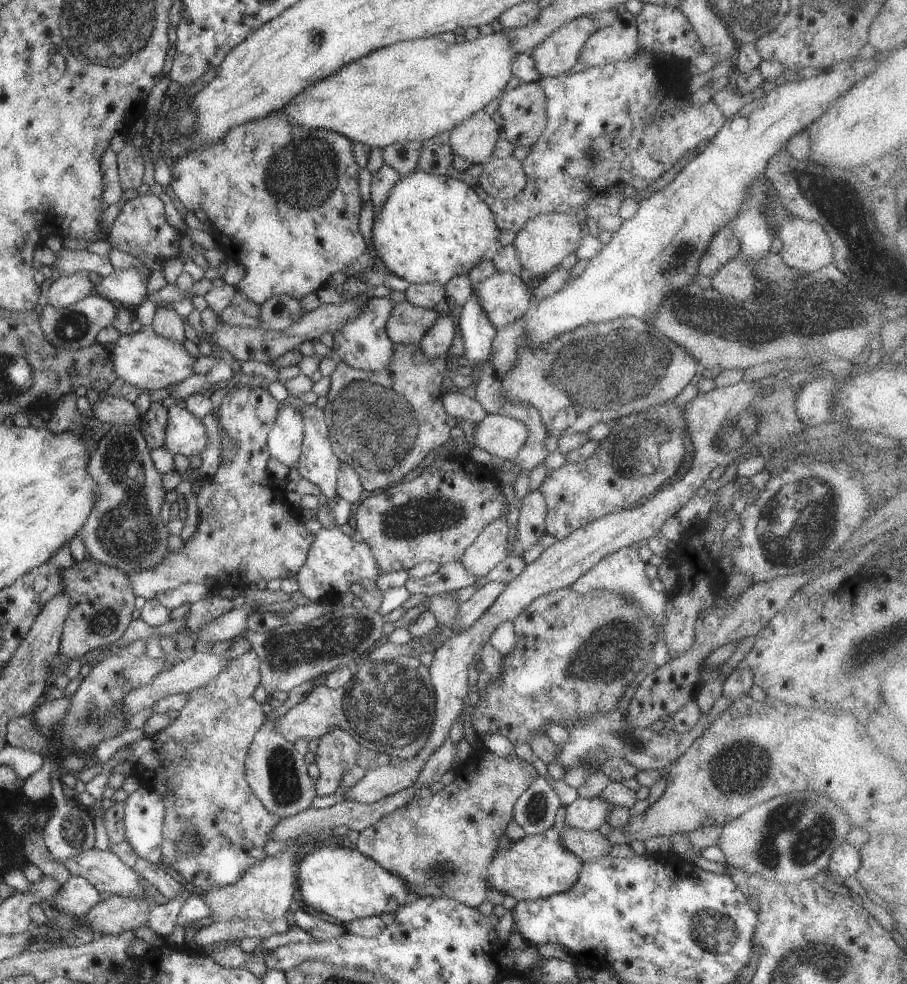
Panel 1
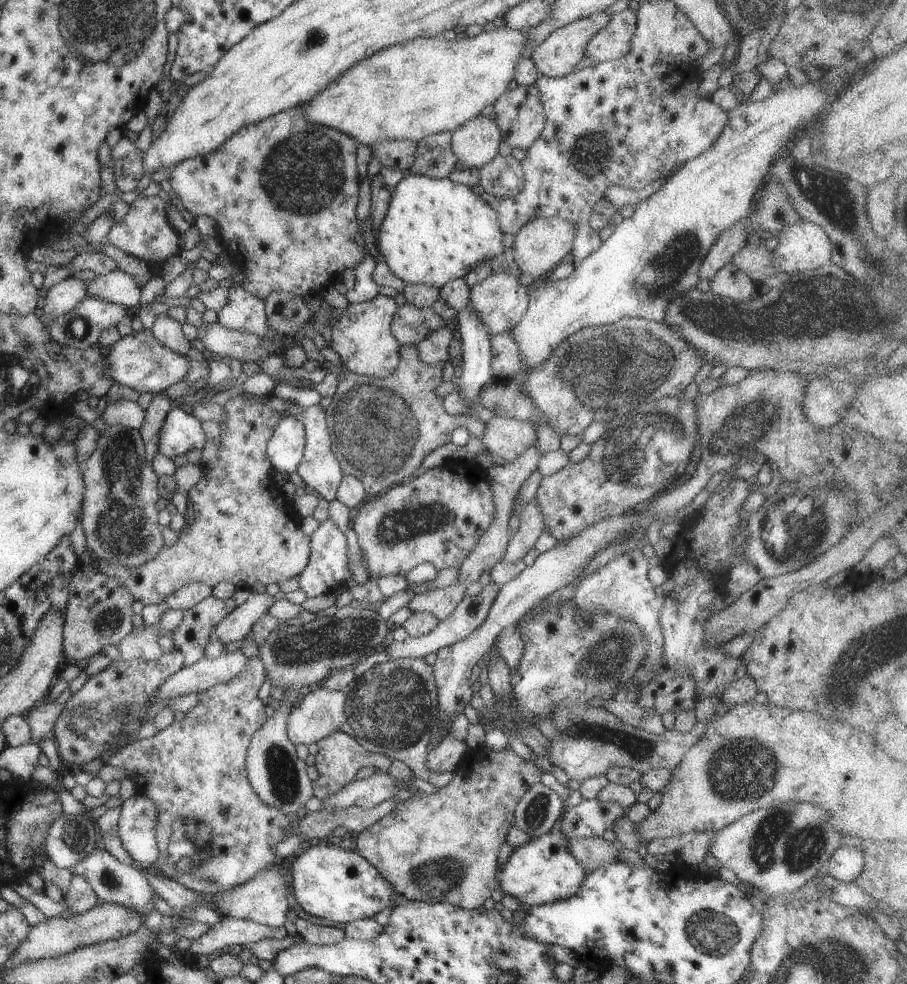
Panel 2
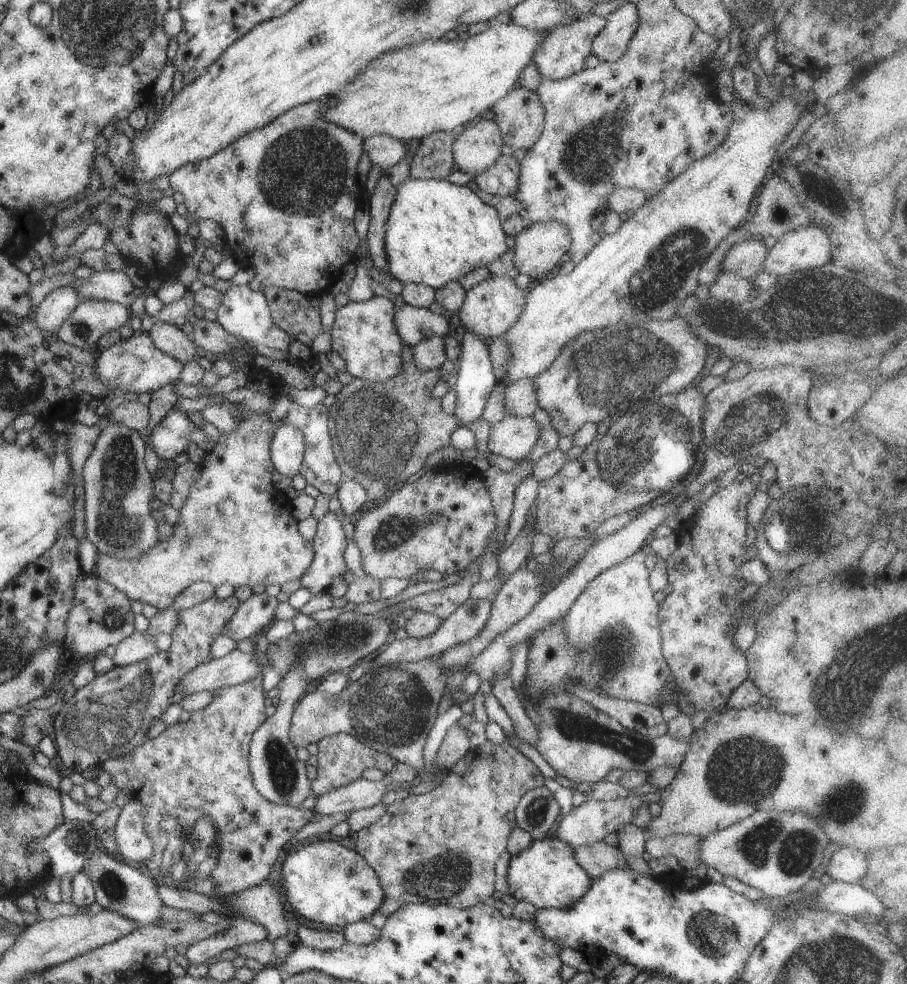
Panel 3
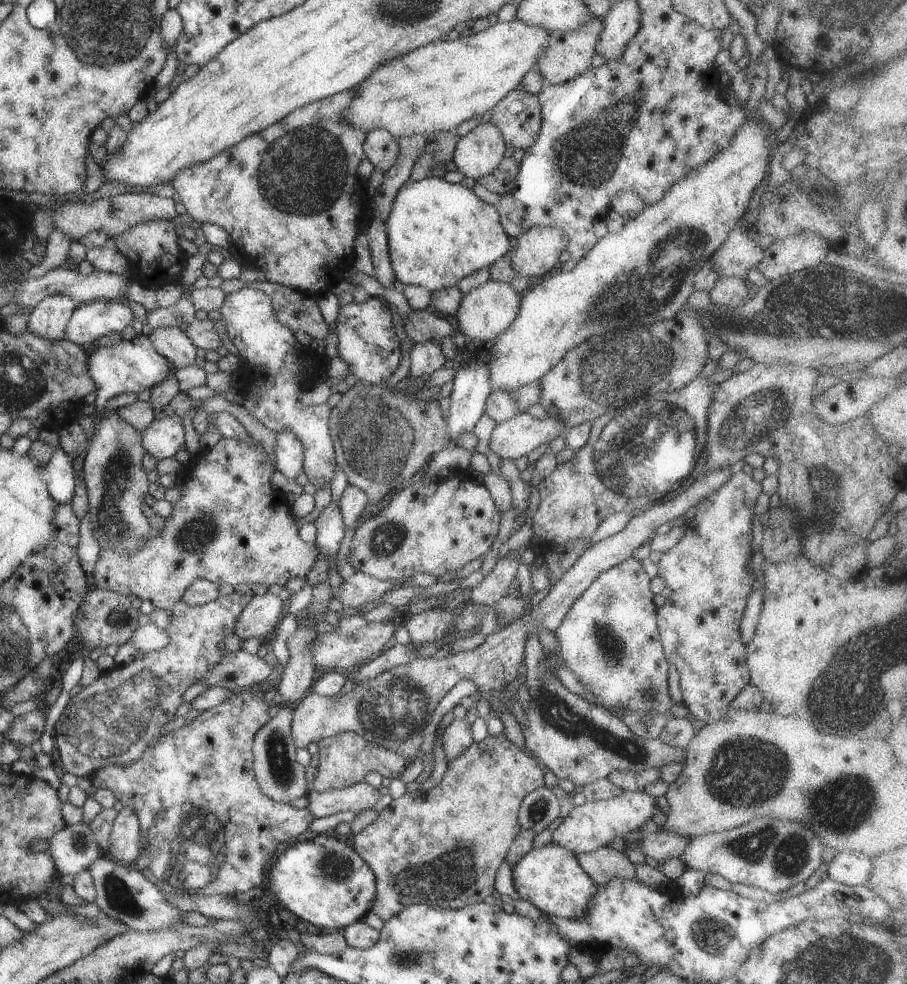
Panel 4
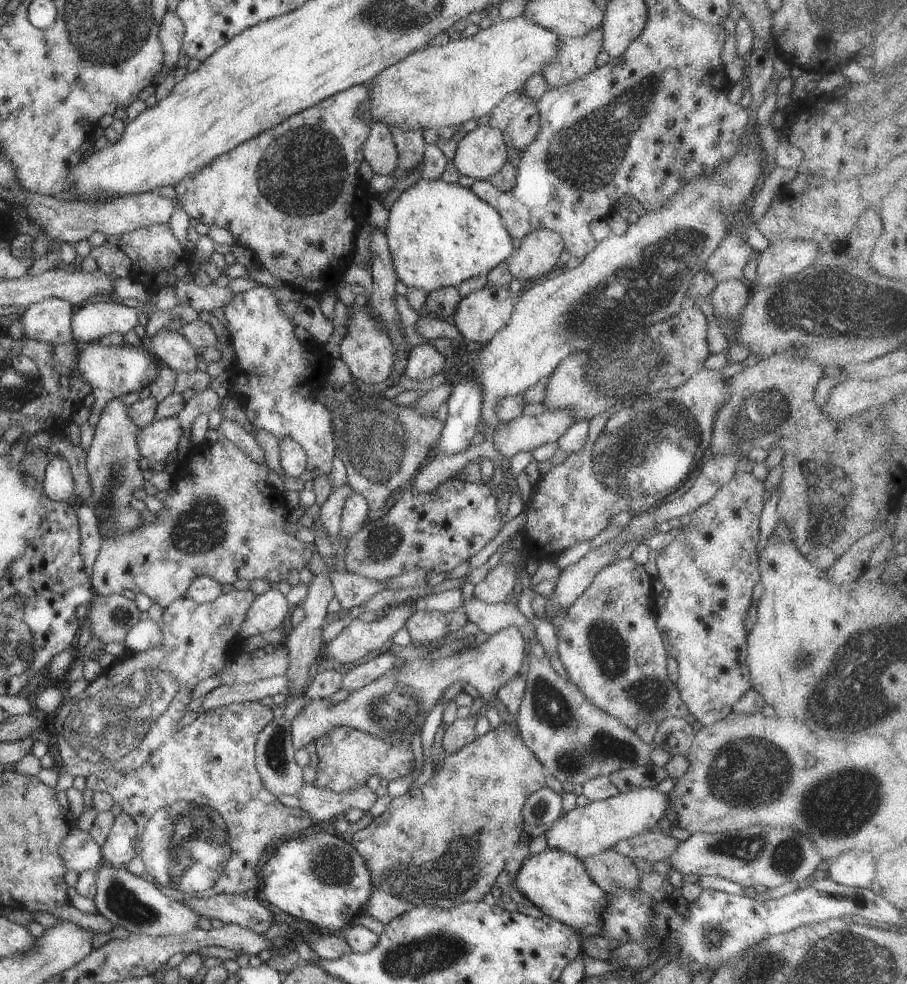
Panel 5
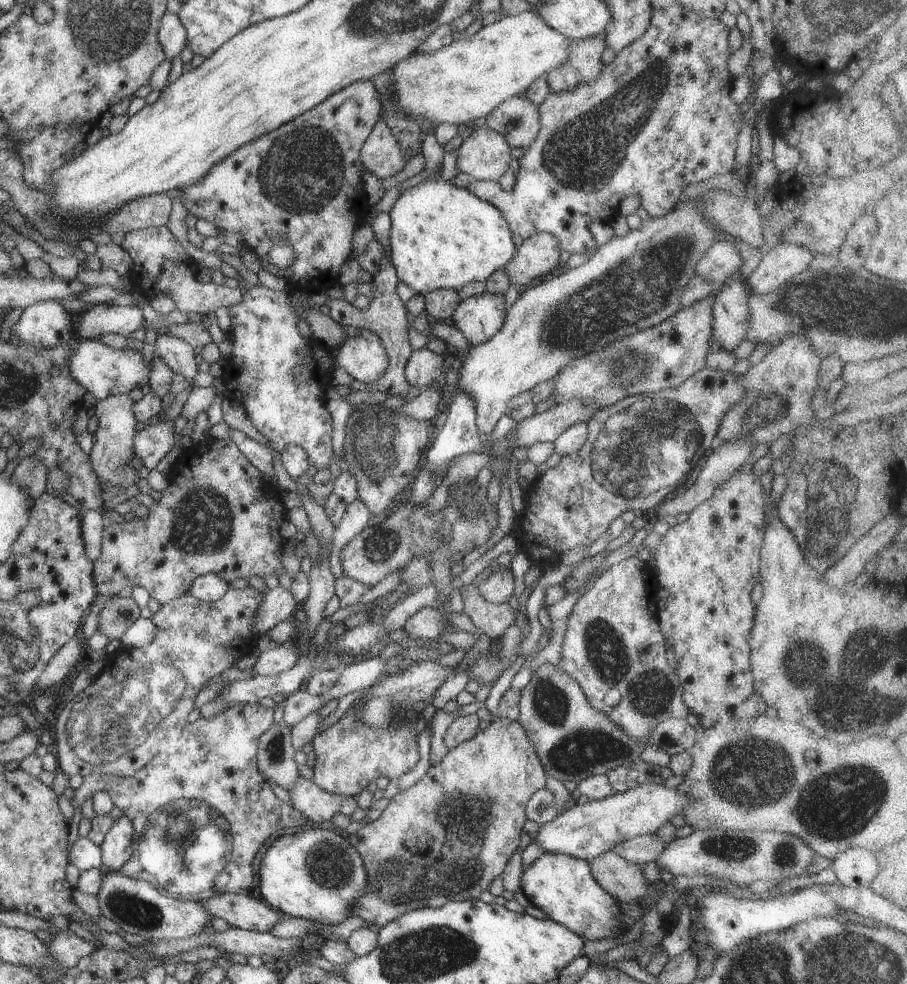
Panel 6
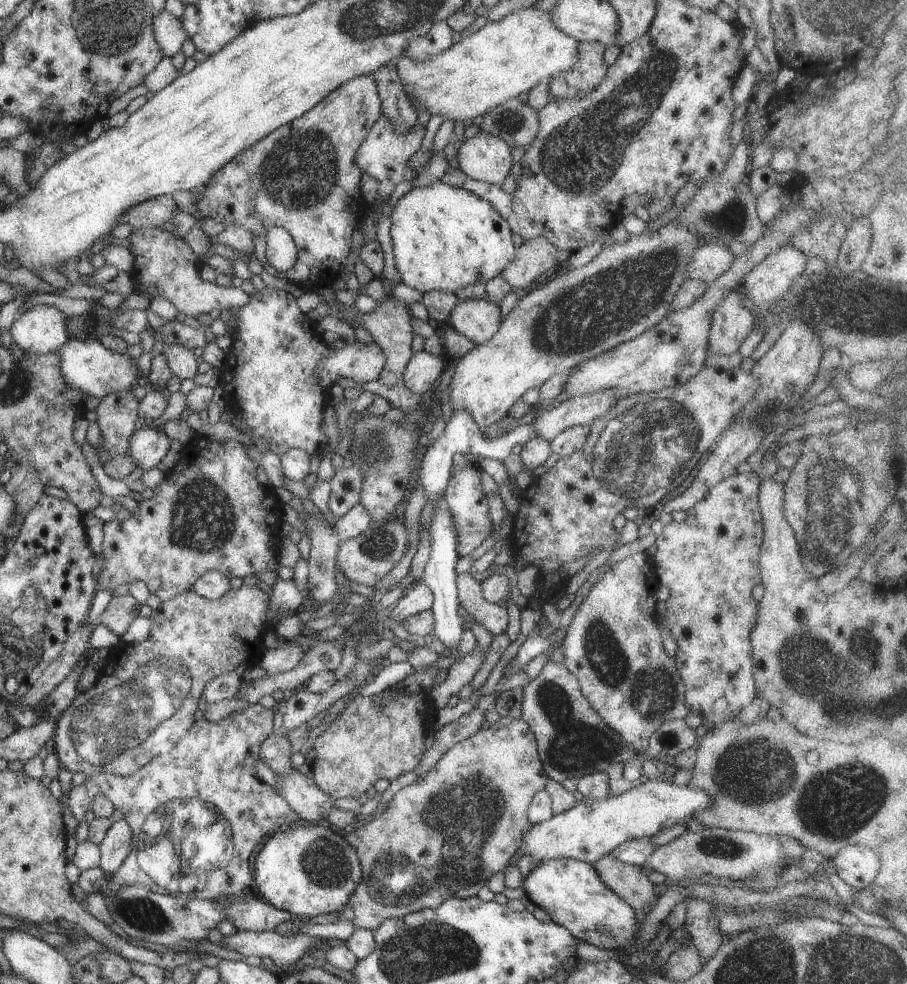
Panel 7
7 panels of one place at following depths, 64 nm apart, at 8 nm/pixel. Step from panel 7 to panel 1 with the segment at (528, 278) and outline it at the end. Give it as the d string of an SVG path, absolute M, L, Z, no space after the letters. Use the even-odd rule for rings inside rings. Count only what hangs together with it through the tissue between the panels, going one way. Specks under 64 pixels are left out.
M546 213L527 220L527 223L516 233L513 240L522 268L528 269L532 275L537 274L541 279L558 266L566 256L576 252L583 237L581 222L566 213Z

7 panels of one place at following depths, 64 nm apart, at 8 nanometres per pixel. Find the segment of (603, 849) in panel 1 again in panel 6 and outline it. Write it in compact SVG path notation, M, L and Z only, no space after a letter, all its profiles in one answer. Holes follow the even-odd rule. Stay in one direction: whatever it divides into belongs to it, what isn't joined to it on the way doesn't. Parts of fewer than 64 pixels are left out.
M613 851L594 858L589 864L598 884L620 903L640 903L647 897L649 884L640 866L626 862Z

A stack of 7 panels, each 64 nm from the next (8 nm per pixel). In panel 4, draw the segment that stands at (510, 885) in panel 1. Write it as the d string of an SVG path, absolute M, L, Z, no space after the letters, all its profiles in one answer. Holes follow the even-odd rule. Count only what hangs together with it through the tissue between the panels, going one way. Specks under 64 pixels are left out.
M556 843L535 847L511 868L513 885L522 900L528 900L544 915L571 919L585 915L597 884L584 872L577 855Z

